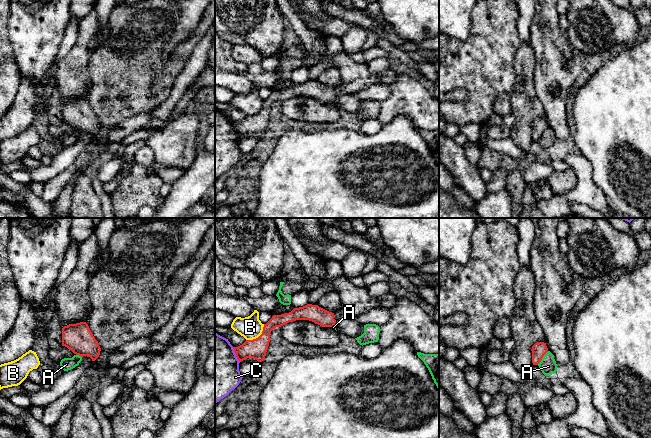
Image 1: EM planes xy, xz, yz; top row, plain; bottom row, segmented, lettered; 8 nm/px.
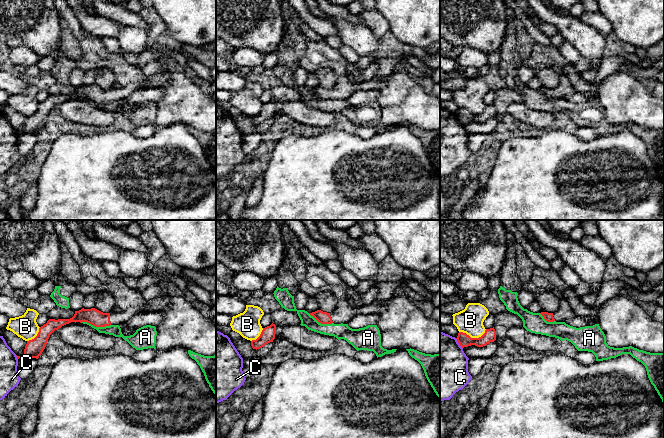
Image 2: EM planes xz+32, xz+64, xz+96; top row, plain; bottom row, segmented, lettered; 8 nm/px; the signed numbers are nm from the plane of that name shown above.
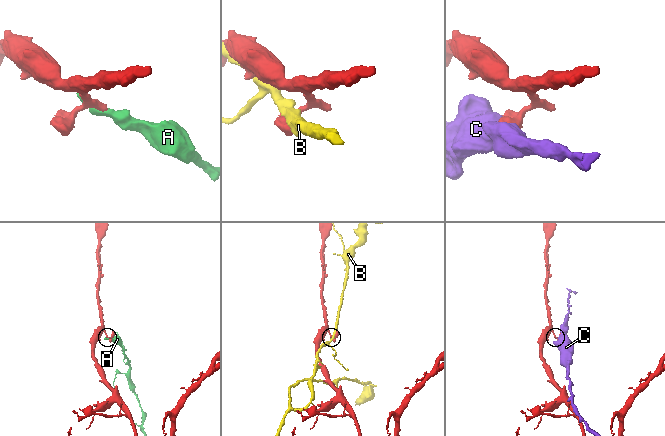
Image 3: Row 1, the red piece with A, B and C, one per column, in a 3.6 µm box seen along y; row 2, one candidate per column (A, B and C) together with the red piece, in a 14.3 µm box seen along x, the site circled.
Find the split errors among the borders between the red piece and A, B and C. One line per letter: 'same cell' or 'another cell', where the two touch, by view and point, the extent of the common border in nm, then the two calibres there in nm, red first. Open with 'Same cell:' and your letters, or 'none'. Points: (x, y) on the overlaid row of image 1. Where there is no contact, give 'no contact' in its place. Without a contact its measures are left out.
Same cell: none
A: another cell; contact yz (542, 357); length 140 nm; calibres 120 and 140 nm
B: another cell; contact xz (259, 336); length 200 nm; calibres 160 and 180 nm
C: another cell; contact xz (235, 353); length 140 nm; calibres 160 and 380 nm

